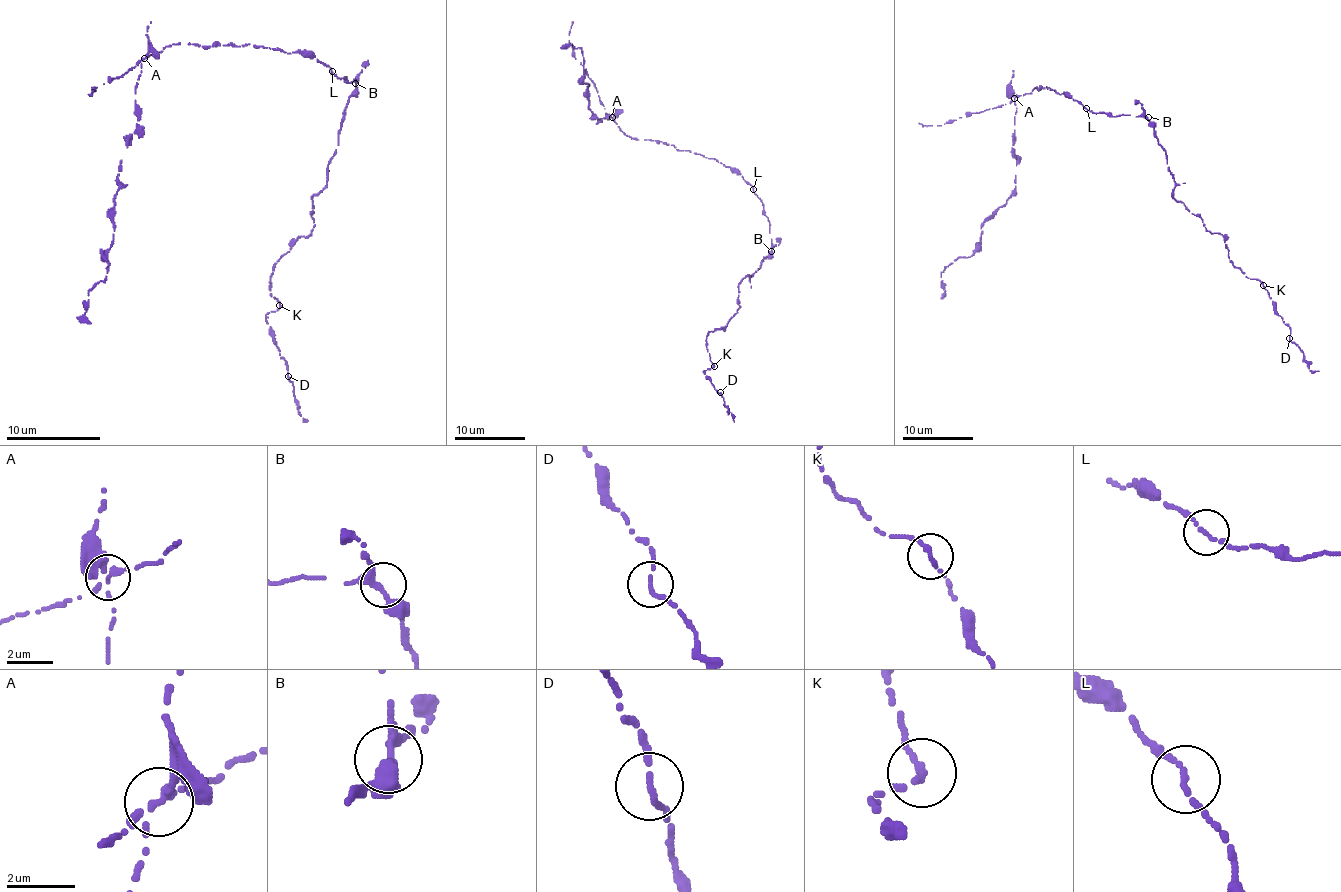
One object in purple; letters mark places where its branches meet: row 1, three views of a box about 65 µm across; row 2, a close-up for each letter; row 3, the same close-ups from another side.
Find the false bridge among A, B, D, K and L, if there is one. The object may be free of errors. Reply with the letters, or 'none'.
A

